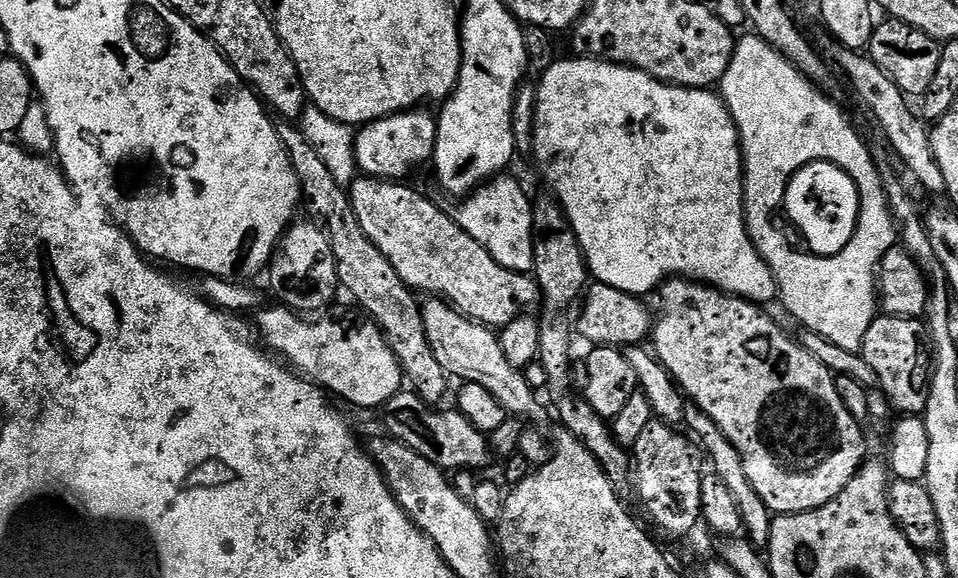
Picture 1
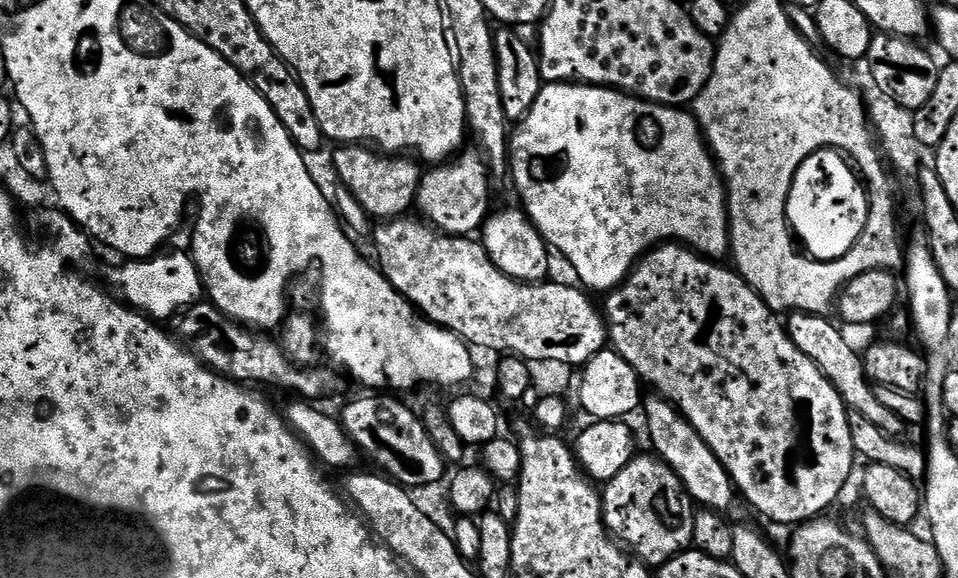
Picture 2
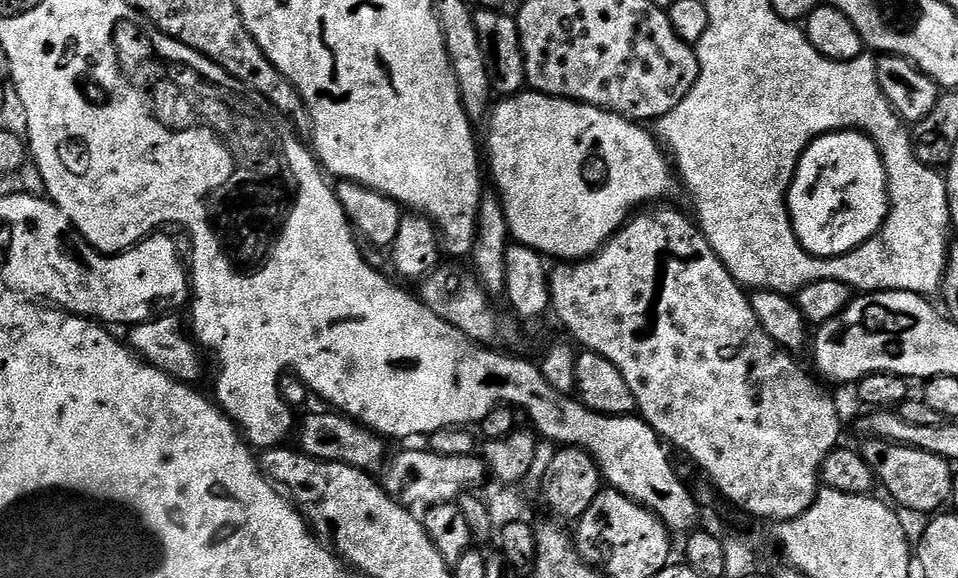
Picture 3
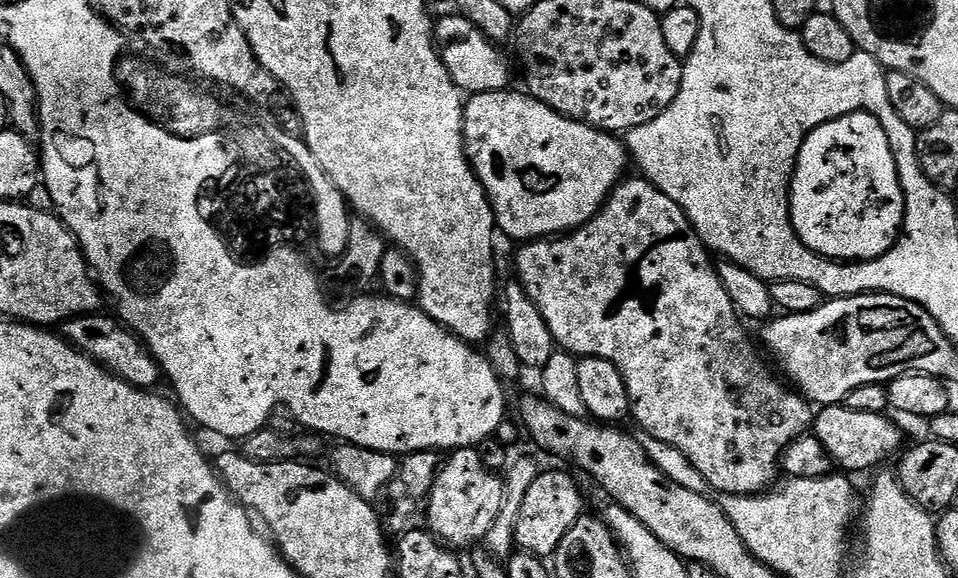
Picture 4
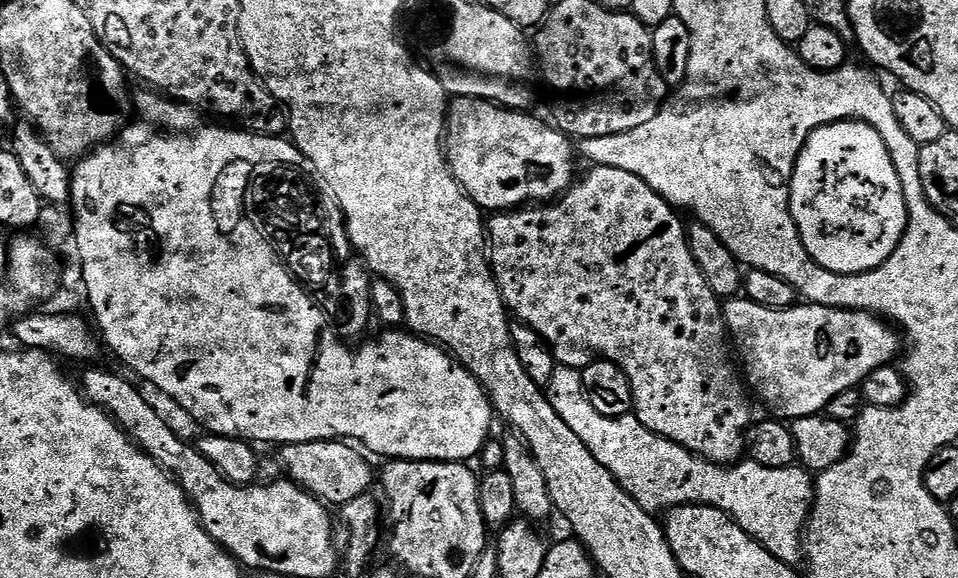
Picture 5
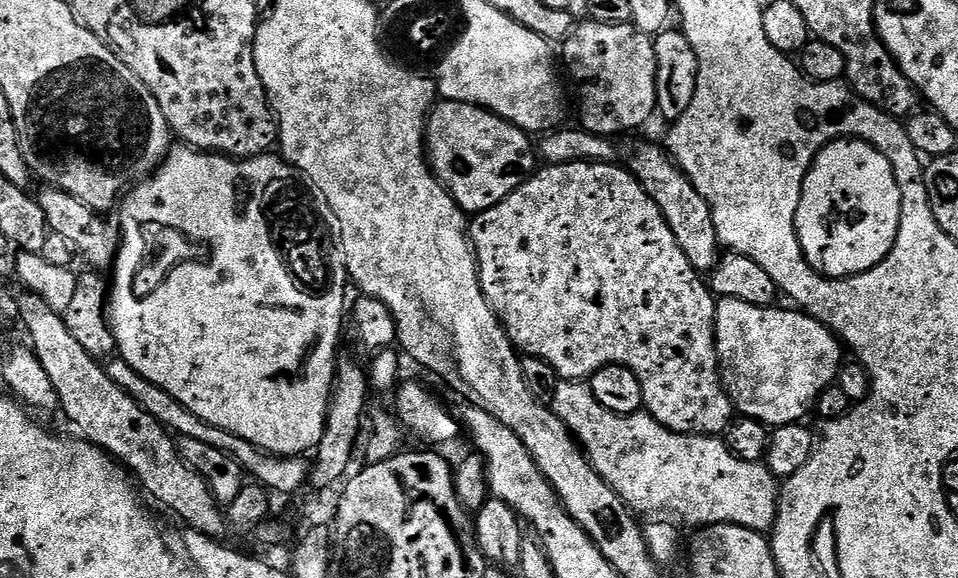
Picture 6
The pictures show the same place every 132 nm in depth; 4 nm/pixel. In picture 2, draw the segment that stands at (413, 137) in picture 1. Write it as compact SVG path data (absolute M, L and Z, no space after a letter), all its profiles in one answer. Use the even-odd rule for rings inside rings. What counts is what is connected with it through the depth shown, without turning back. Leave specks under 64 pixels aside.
M359 143L340 146L335 150L337 152L333 154L332 160L336 163L336 176L340 179L339 183L348 188L362 210L373 221L399 220L407 217L413 211L416 191L422 175L419 163L416 165L404 160L408 158L389 158L387 155L381 154L371 147L361 146Z

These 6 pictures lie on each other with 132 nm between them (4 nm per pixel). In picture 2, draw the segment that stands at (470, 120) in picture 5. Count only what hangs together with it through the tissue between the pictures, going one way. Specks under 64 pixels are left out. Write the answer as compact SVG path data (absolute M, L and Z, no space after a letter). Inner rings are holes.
M579 82L547 84L541 87L534 106L530 106L530 114L526 114L526 118L519 121L511 133L510 176L511 172L512 180L516 183L516 192L520 195L522 211L528 215L549 249L556 251L557 248L568 259L569 266L576 271L577 278L581 280L577 281L593 293L608 294L619 288L628 279L628 273L636 267L641 257L665 242L679 242L705 258L729 255L728 194L724 181L720 178L720 170L716 167L716 161L700 131L700 125L696 123L696 117L691 111L670 108L662 104L650 104L627 92L617 92L615 88Z

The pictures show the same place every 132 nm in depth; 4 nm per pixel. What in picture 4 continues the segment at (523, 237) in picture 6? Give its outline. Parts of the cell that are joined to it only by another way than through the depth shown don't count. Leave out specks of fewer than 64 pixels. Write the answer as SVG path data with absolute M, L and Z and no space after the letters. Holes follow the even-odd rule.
M628 178L617 184L600 212L593 220L586 222L576 231L560 234L555 238L541 238L525 243L521 247L524 249L516 256L516 272L520 275L517 276L519 283L524 285L528 297L535 302L540 313L546 318L546 326L550 326L552 339L563 351L571 352L577 358L597 356L614 362L614 366L618 366L630 394L631 415L636 416L637 422L653 436L651 438L653 441L669 444L670 447L678 449L700 471L709 489L717 488L717 493L725 496L759 494L771 489L777 483L776 468L778 472L778 461L783 457L785 450L813 427L813 405L805 400L795 387L785 383L775 371L772 373L768 369L769 361L767 359L764 361L760 357L761 349L758 344L758 349L756 349L755 342L748 337L747 330L740 325L742 317L736 311L730 294L726 294L726 286L722 286L717 265L715 263L712 265L713 257L709 249L705 248L704 243L700 241L696 231L692 229L688 215L648 180L635 179Z

